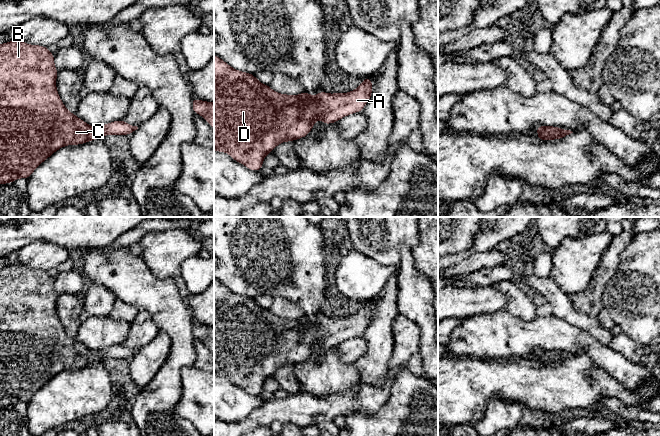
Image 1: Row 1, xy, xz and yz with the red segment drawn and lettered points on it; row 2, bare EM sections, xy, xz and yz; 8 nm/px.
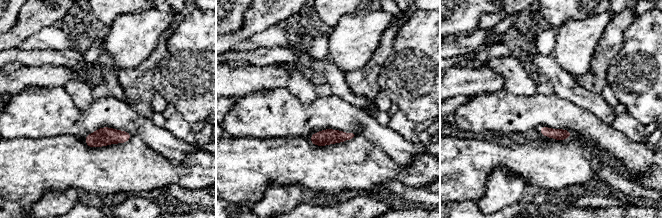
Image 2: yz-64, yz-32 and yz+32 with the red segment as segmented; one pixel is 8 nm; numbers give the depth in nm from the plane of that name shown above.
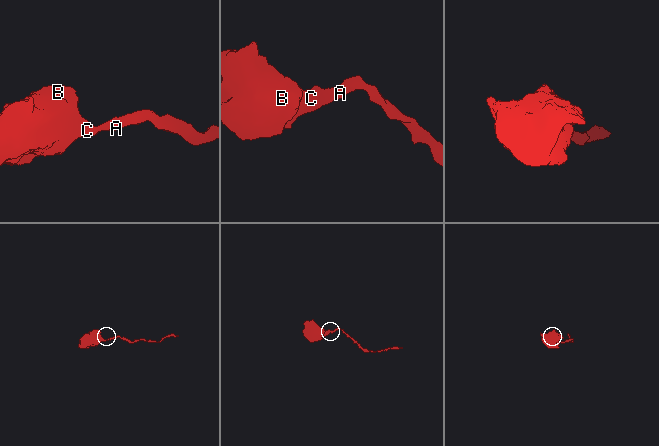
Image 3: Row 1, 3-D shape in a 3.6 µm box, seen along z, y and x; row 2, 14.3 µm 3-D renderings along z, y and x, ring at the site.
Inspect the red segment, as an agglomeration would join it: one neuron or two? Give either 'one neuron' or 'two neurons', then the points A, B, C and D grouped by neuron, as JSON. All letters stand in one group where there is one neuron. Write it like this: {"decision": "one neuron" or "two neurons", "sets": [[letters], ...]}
{"decision": "one neuron", "sets": [["A", "B", "C", "D"]]}

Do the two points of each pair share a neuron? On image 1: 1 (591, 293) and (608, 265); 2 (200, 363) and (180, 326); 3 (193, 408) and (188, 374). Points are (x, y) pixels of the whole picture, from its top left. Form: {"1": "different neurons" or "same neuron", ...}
{"1": "same neuron", "2": "different neurons", "3": "same neuron"}

